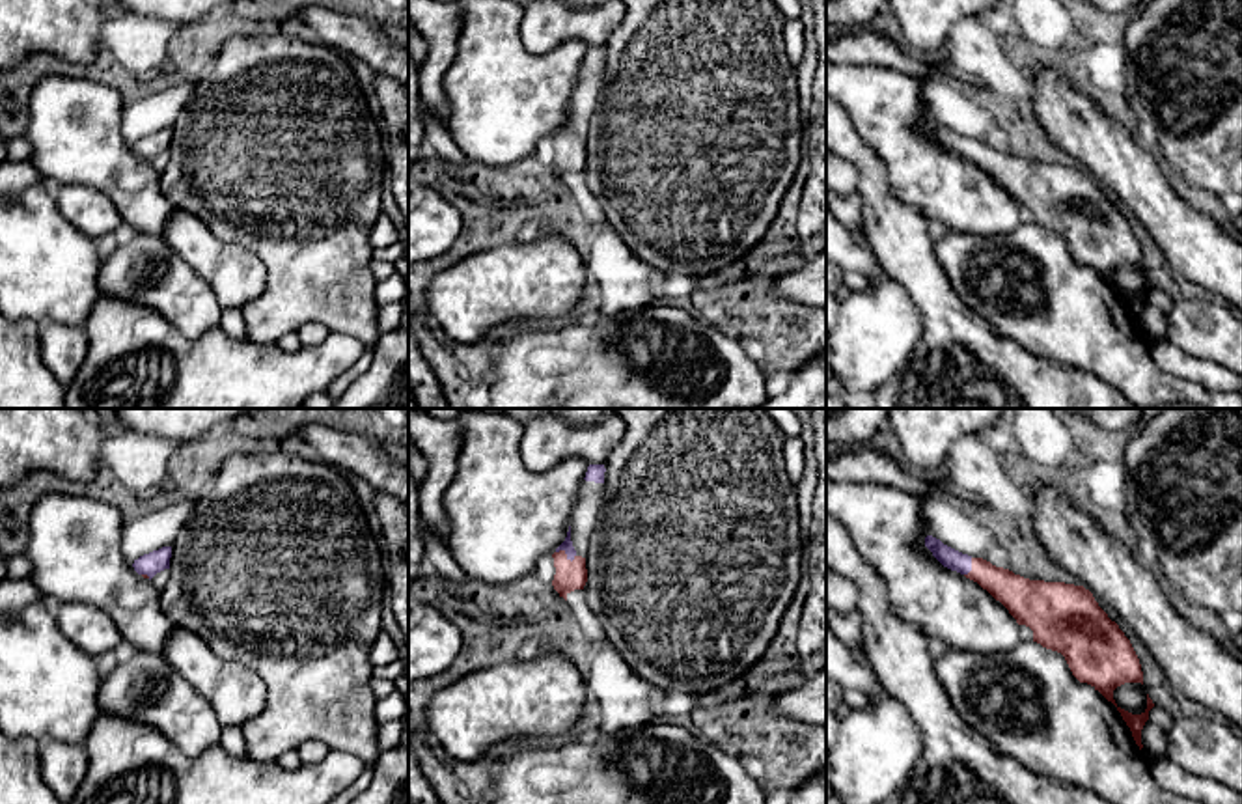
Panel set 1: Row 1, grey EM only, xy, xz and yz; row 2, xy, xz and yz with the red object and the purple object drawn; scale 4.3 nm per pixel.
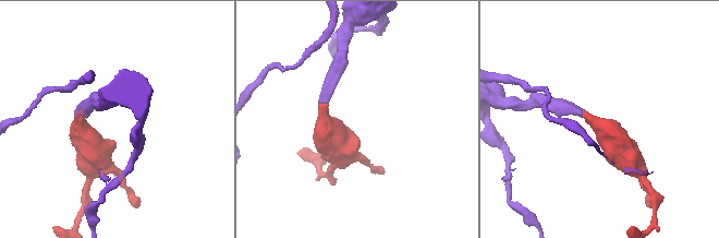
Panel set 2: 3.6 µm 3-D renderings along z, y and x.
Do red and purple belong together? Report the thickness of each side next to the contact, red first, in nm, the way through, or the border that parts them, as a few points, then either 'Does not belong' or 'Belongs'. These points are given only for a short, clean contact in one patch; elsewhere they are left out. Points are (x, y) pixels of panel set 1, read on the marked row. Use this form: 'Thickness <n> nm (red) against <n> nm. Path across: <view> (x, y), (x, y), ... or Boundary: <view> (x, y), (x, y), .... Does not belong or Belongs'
Thickness 130 nm (red) against 50 nm. Path across: xz (569, 575), (565, 554), (567, 545). Belongs

